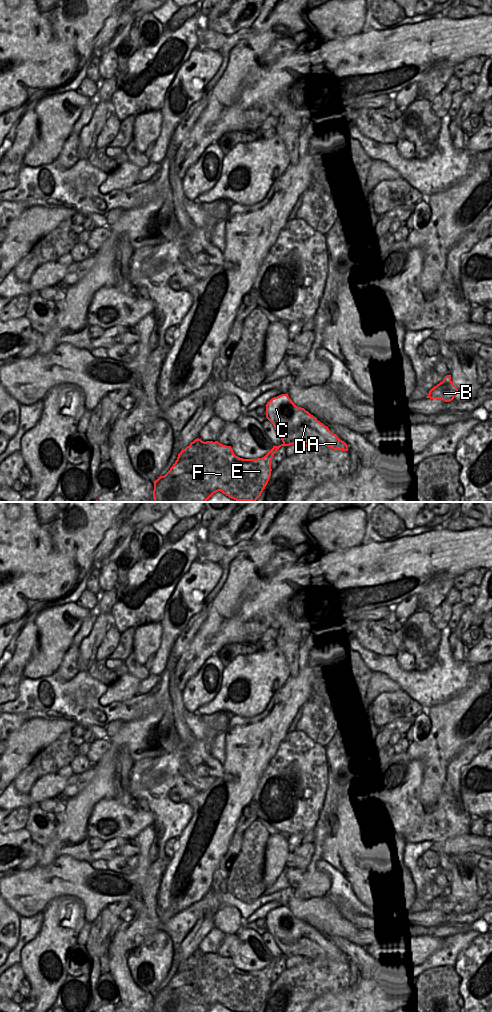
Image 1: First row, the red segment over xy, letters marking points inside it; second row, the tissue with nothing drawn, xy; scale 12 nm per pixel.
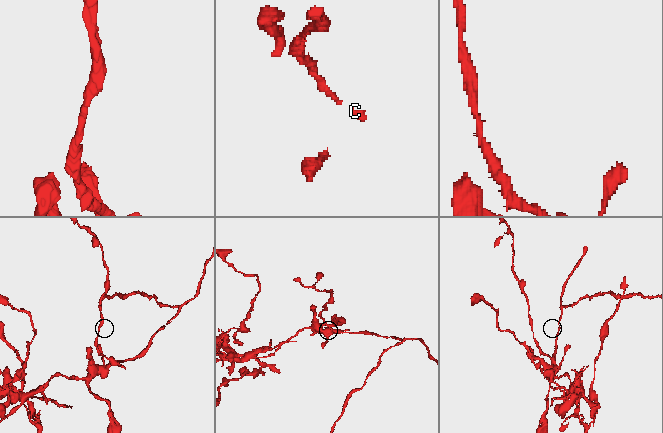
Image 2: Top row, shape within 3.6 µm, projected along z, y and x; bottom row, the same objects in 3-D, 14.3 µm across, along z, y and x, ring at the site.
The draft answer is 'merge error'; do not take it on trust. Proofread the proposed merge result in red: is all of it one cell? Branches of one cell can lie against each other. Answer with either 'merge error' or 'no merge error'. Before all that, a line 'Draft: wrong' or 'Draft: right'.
Draft: right
merge error

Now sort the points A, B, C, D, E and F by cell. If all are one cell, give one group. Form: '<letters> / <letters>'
A C D / B E F

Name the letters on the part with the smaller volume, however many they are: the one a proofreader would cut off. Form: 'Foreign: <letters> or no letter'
Foreign: A, C, D

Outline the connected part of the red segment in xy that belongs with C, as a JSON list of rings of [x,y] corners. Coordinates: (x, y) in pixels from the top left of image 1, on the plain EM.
[[[288,906],[272,910],[265,918],[266,930],[273,936],[275,942],[280,939],[282,931],[287,931],[289,924],[297,932],[295,942],[298,944],[298,952],[309,961],[326,957],[334,962],[348,963],[344,953],[304,920],[296,918]]]

